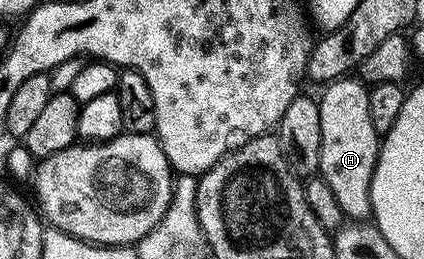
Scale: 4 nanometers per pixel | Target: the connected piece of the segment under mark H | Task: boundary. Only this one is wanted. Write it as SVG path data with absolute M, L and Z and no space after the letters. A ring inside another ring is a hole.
M348 75L324 84L322 89L323 94L317 97L321 119L321 155L318 176L325 183L329 183L329 191L333 191L344 218L352 222L367 221L372 216L371 184L381 144L381 134L373 127L373 118L369 115L368 86L358 76Z

